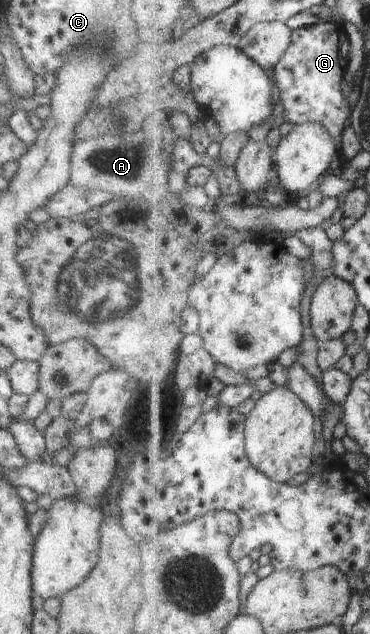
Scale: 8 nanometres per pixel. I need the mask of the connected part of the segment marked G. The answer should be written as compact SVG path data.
M330 19L313 27L296 29L289 51L274 68L279 111L293 125L308 121L323 124L340 140L353 113L348 97L342 92L350 63L350 36L343 24Z

